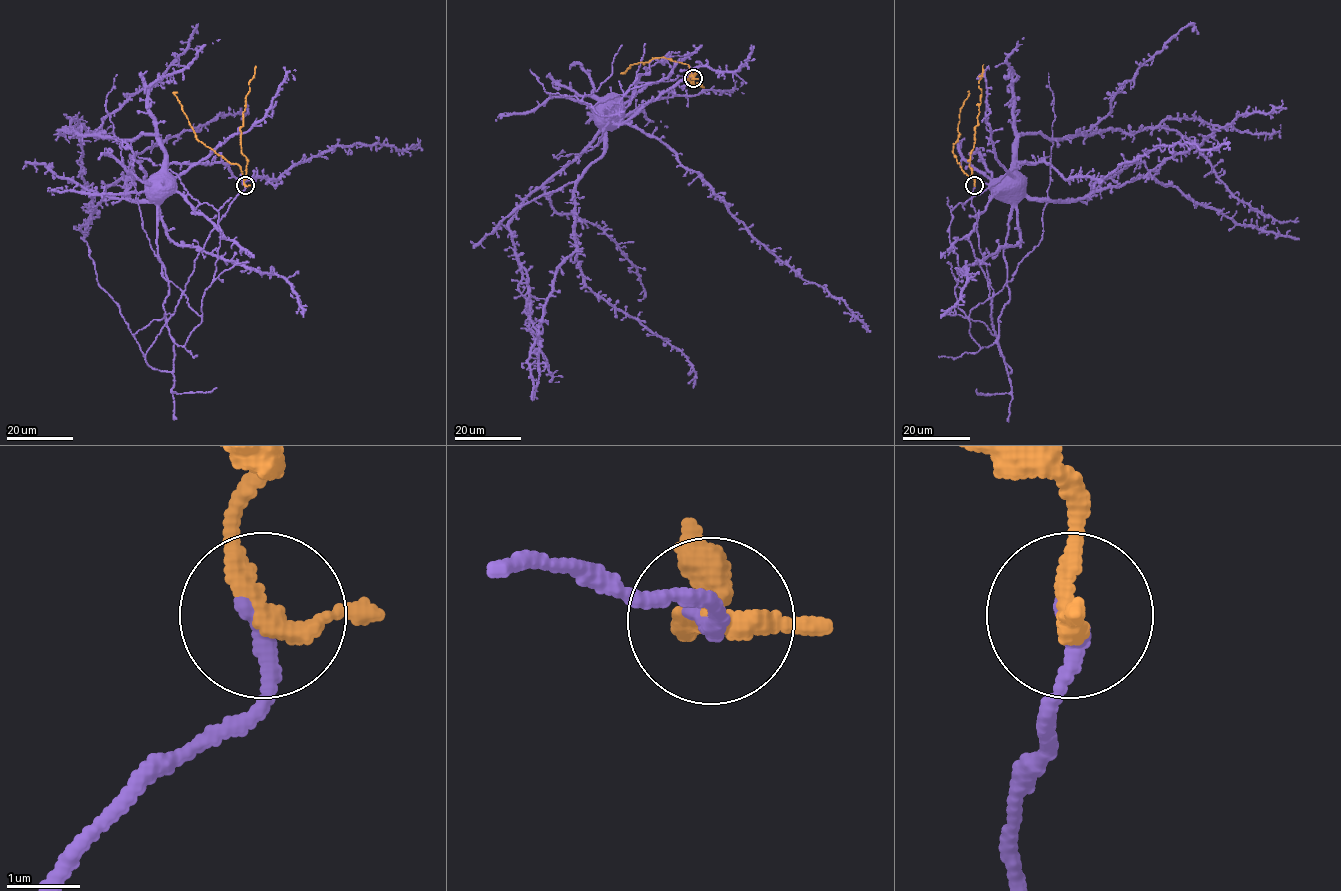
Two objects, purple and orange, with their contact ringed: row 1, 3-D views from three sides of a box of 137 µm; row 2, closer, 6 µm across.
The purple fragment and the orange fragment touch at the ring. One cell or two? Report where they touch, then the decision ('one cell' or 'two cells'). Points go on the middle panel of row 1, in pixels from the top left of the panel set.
(693, 78) | one cell

